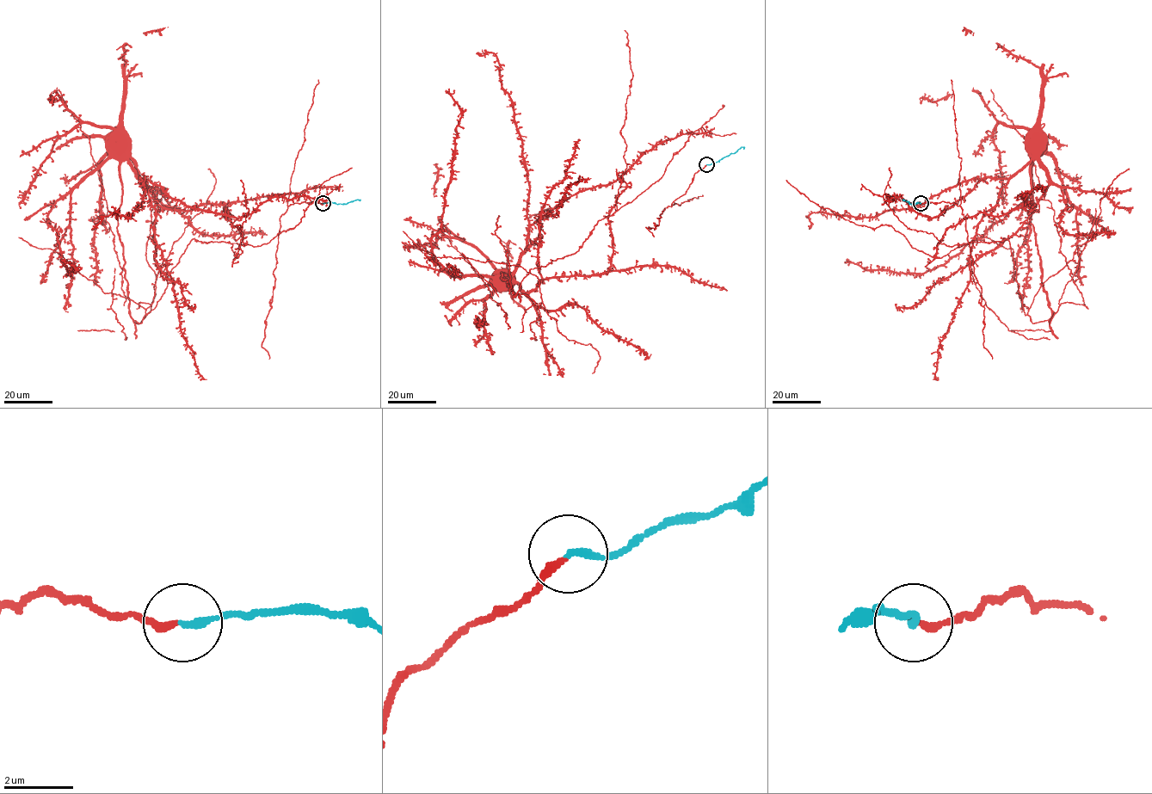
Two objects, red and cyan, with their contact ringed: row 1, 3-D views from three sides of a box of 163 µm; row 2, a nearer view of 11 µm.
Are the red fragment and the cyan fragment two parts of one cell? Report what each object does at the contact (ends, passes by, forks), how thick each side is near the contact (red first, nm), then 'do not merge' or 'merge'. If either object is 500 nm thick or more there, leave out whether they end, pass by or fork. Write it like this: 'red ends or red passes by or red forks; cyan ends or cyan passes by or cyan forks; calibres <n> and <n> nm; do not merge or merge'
red ends; cyan ends; calibres 200 and 200 nm; merge

